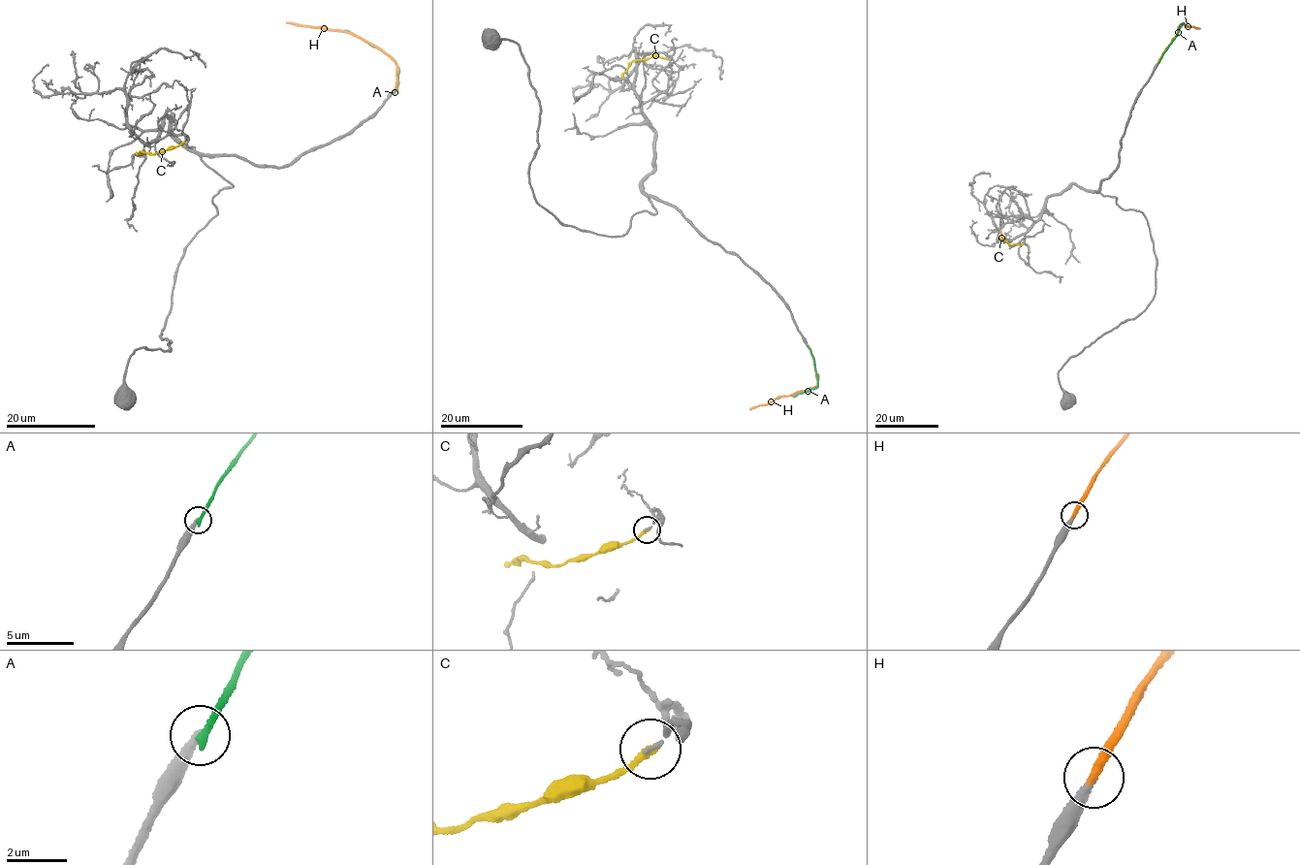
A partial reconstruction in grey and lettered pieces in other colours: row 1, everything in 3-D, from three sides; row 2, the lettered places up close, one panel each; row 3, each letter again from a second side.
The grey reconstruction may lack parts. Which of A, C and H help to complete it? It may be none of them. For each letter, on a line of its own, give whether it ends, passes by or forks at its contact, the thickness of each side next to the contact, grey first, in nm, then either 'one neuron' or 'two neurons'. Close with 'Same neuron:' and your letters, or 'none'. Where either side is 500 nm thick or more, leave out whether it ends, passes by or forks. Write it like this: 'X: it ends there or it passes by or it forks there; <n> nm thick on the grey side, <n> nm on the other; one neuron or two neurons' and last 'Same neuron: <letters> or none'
A: it ends there; 300 nm thick on the grey side, 280 nm on the other; two neurons
C: it ends there; 120 nm thick on the grey side, 260 nm on the other; two neurons
H: it ends there; 280 nm thick on the grey side, 320 nm on the other; one neuron
Same neuron: H

